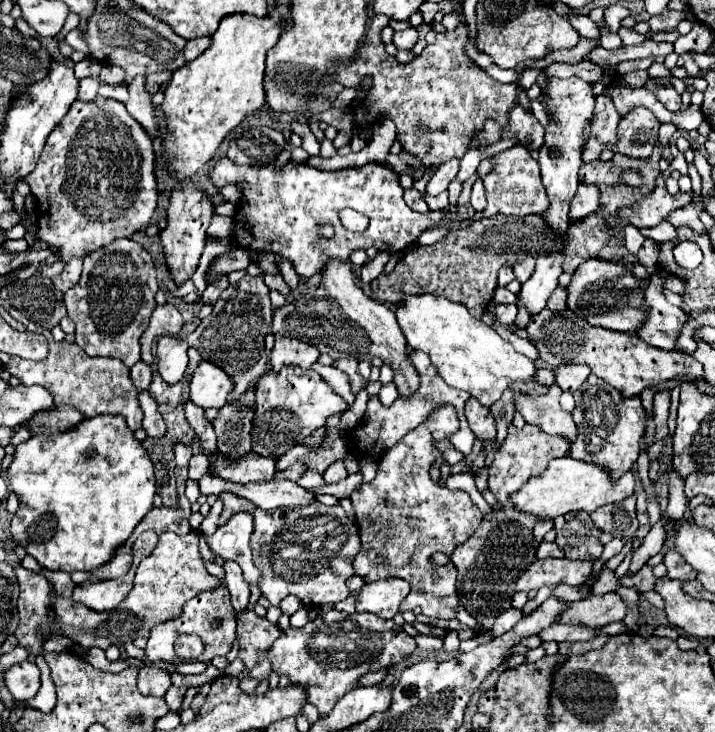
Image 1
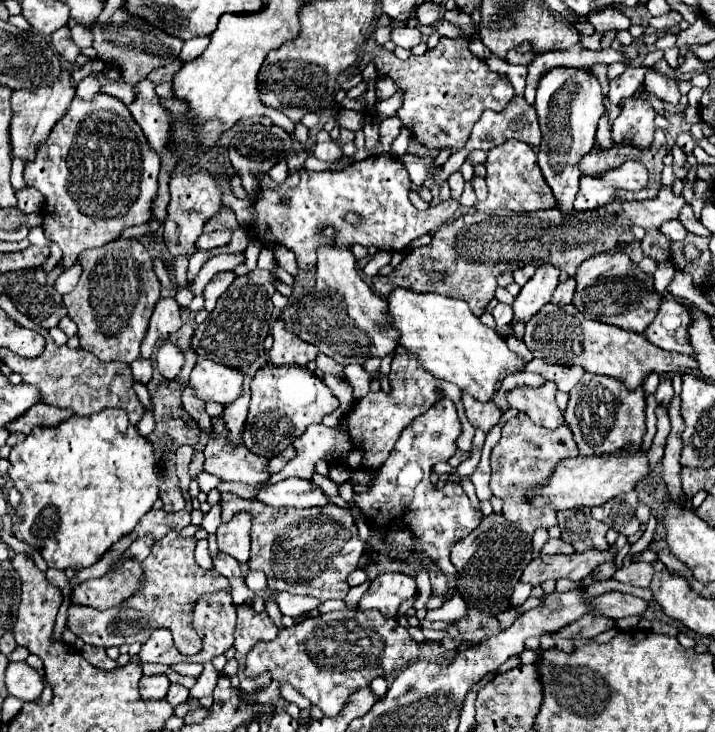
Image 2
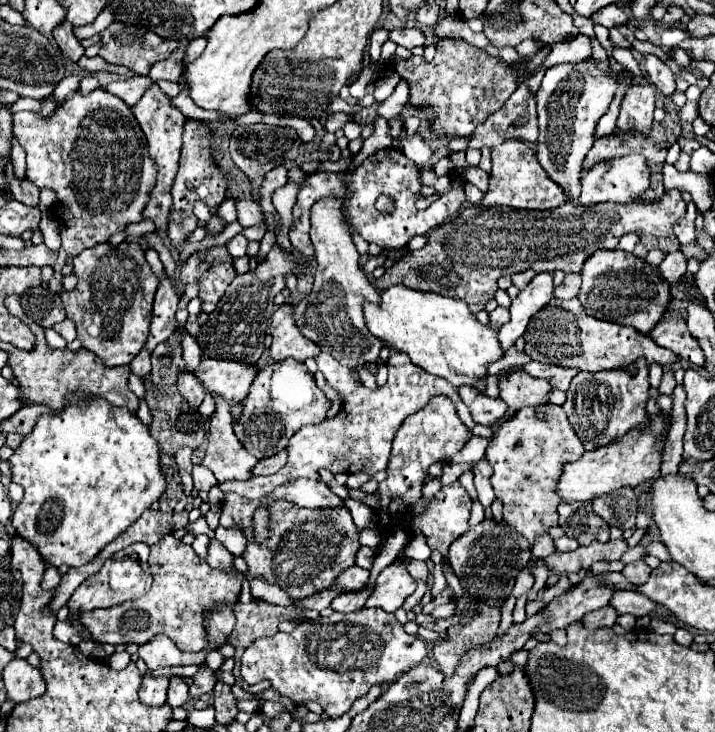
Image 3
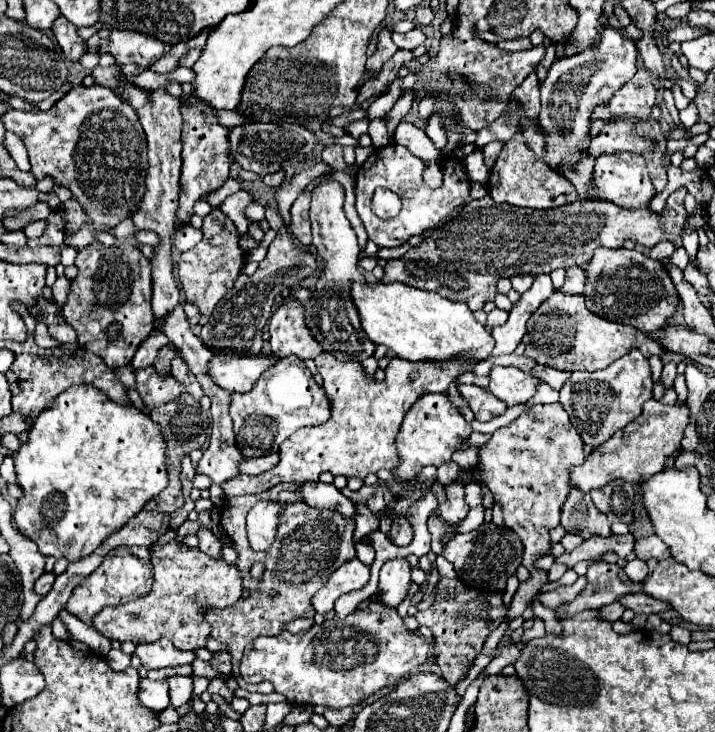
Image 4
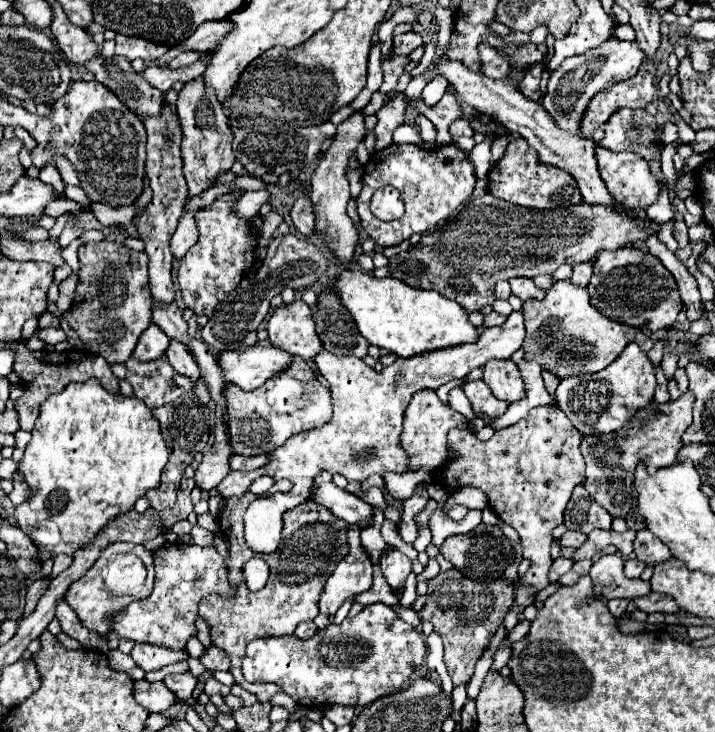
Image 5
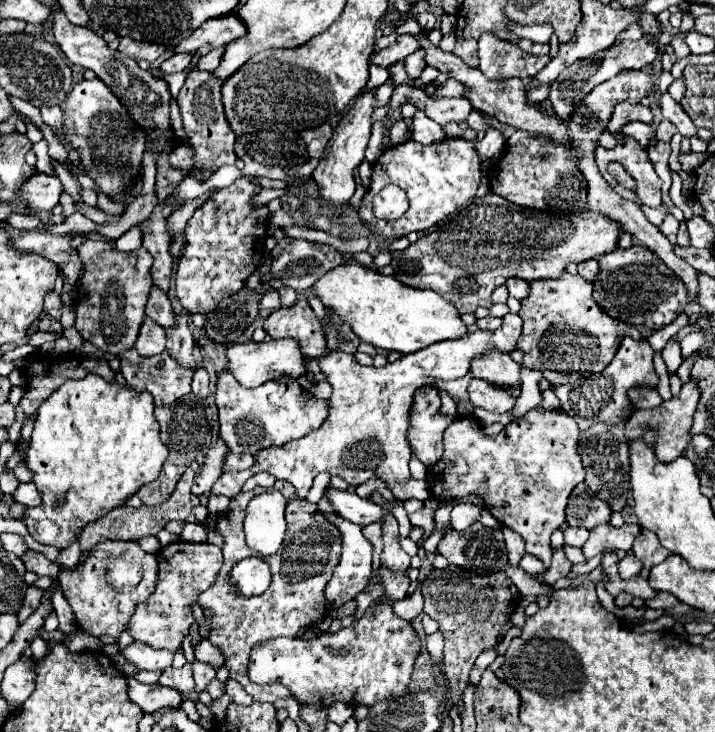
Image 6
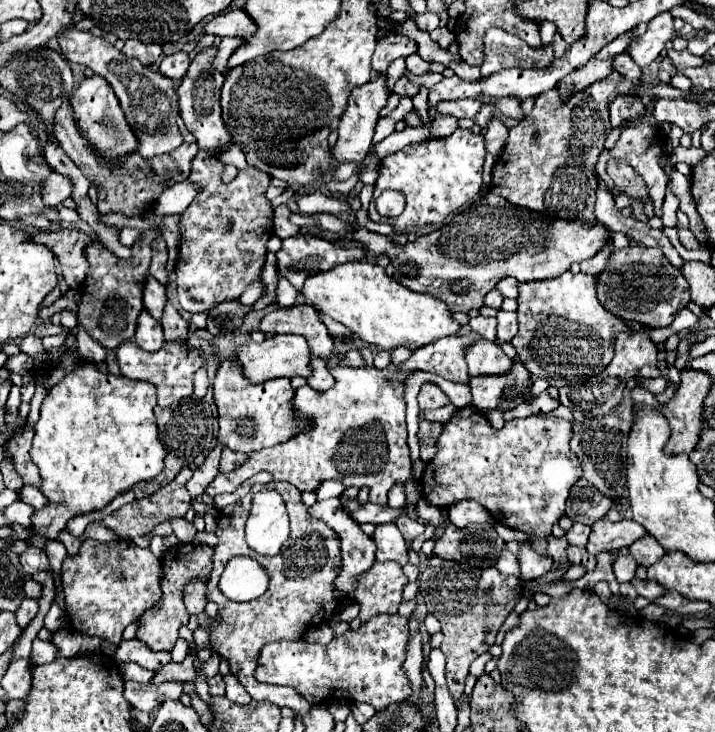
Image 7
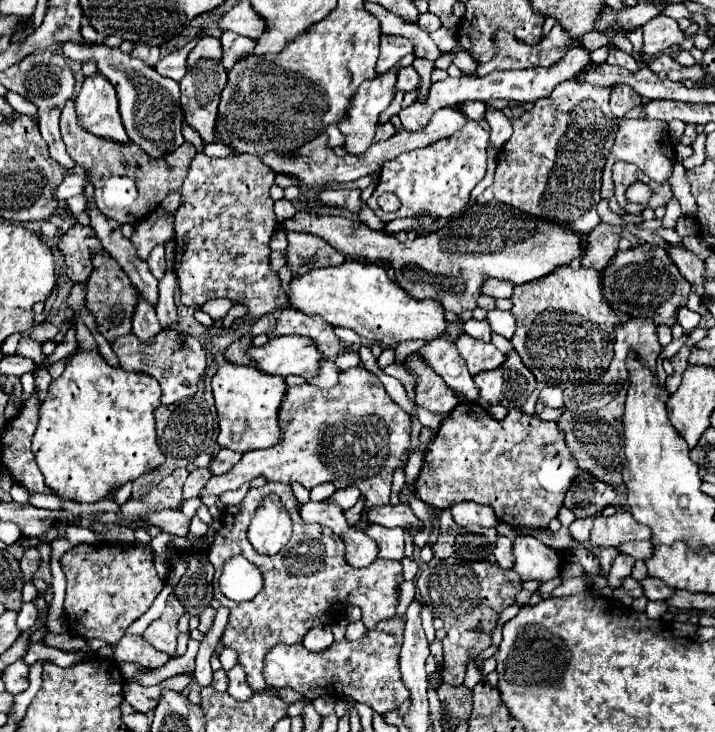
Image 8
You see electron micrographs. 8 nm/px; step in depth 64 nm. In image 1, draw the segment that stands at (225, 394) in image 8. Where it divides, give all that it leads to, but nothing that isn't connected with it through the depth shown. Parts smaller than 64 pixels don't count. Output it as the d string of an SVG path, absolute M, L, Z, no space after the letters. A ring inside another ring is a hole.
M288 366L280 372L268 372L266 378L258 382L256 390L256 414L252 430L252 448L260 456L282 456L292 446L298 446L314 430L324 428L326 420L334 414L348 410L342 396L328 386L326 380L314 370L302 370L298 366Z

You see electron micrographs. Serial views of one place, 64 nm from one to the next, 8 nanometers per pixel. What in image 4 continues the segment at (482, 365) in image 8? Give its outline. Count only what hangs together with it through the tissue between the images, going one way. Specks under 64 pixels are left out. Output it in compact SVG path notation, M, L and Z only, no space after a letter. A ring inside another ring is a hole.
M494 366L490 374L490 392L508 406L532 400L538 384L540 380L536 376L510 366Z

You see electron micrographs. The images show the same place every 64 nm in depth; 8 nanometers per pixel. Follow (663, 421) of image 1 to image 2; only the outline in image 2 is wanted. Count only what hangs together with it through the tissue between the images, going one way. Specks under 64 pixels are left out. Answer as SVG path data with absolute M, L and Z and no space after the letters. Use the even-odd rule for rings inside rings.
M662 378L662 382L660 382L660 386L658 386L658 390L656 390L656 394L654 394L654 398L656 398L656 402L668 408L668 406L670 406L670 400L672 400L672 396L674 396L674 390L672 390L672 382L670 382L668 378Z

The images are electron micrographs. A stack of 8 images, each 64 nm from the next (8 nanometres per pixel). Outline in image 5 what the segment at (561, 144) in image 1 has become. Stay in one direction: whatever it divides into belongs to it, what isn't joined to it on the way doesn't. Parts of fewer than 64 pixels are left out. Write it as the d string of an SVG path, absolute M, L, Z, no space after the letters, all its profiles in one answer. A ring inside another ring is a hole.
M612 36L608 42L592 48L584 54L566 58L550 74L546 94L542 98L542 106L552 116L552 120L556 122L556 126L560 130L566 130L570 134L580 134L580 122L582 122L582 116L584 116L590 100L598 92L610 90L616 82L632 78L642 62L644 62L644 54L640 54L640 48L636 46L636 42L624 42L624 40L618 40L616 36Z

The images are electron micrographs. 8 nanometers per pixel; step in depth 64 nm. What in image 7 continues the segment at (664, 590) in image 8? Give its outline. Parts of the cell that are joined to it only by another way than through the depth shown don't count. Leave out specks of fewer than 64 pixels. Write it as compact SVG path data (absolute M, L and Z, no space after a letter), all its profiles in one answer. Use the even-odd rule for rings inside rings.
M632 578L630 584L636 588L636 592L644 598L648 598L650 602L654 602L656 598L660 598L660 594L664 594L662 586L656 586L656 582L652 580L640 580L640 578Z

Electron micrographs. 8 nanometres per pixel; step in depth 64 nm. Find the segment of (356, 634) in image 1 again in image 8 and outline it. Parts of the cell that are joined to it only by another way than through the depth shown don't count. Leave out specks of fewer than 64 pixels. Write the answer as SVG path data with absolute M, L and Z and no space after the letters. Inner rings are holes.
M394 616L390 620L378 622L374 630L366 630L366 634L356 642L344 638L320 652L310 652L302 644L276 644L264 656L262 674L268 686L290 686L308 700L316 700L320 696L340 696L350 690L350 698L356 694L356 702L366 702L374 708L374 712L386 714L388 710L400 708L400 704L410 698L410 692L404 686L398 670L402 640L404 616Z

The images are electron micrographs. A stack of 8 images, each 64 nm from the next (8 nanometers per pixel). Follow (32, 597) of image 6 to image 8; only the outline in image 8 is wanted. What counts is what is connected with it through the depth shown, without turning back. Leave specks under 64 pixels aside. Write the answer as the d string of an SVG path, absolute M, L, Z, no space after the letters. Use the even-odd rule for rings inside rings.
M24 602L22 608L20 608L20 612L18 612L18 628L20 628L20 630L28 630L28 628L34 624L36 618L38 618L38 608L36 608L36 604Z

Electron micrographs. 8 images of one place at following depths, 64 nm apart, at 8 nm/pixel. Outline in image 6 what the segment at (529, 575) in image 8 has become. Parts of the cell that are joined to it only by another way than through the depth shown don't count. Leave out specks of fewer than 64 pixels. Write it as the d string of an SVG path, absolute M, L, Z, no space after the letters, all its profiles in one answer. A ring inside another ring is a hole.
M526 554L520 562L520 568L526 572L526 574L536 574L542 570L542 562L538 558L532 558L530 554Z

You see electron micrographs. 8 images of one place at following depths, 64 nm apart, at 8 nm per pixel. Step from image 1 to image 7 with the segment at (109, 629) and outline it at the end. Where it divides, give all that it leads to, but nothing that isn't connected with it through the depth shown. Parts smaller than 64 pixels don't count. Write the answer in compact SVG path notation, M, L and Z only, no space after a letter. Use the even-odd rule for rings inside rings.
M176 544L164 552L164 556L160 558L160 562L162 562L162 582L160 582L162 598L138 618L138 622L140 622L140 626L136 630L138 640L148 644L152 650L170 652L174 648L180 626L188 624L188 618L190 618L190 614L182 602L182 590L194 578L200 578L200 580L210 578L210 572L214 566L212 554L214 554L212 546L200 546L200 544Z

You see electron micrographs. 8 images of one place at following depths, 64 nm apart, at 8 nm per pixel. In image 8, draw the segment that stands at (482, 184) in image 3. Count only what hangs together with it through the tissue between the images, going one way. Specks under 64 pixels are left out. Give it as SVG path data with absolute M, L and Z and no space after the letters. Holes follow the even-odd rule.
M488 110L486 122L490 124L490 146L500 150L512 134L512 122L500 110Z

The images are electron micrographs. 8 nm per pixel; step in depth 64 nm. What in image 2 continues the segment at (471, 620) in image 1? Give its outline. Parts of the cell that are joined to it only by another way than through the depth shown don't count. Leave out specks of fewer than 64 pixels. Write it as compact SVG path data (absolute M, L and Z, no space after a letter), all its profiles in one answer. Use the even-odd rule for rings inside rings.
M457 591L454 596L440 608L429 610L426 619L430 621L455 621L467 618L467 605L464 598Z

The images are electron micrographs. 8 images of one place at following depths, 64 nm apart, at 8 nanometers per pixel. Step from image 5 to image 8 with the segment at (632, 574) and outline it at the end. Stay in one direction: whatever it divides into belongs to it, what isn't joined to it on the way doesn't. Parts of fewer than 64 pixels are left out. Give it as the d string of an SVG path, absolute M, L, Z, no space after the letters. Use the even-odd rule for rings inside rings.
M620 554L620 556L614 560L614 564L612 564L612 568L610 568L610 574L608 574L608 584L610 584L612 590L616 590L616 588L622 586L624 578L630 576L632 566L634 566L634 558L628 556L628 554Z

